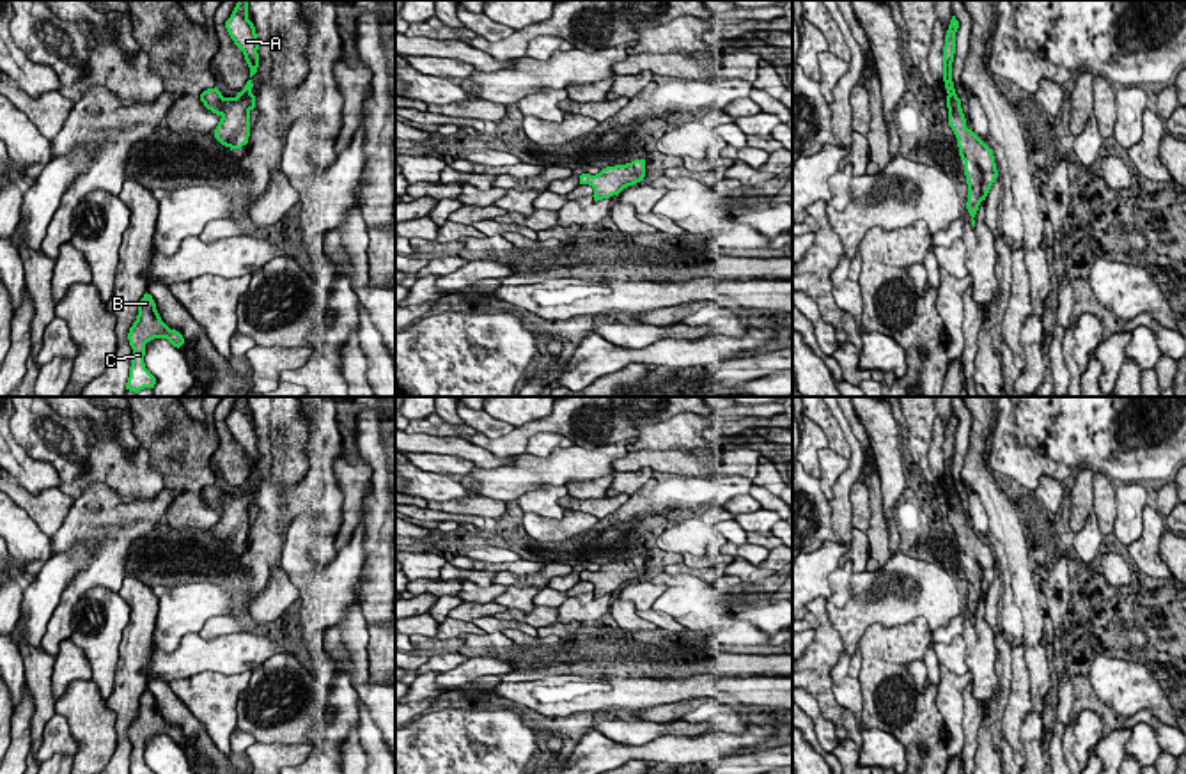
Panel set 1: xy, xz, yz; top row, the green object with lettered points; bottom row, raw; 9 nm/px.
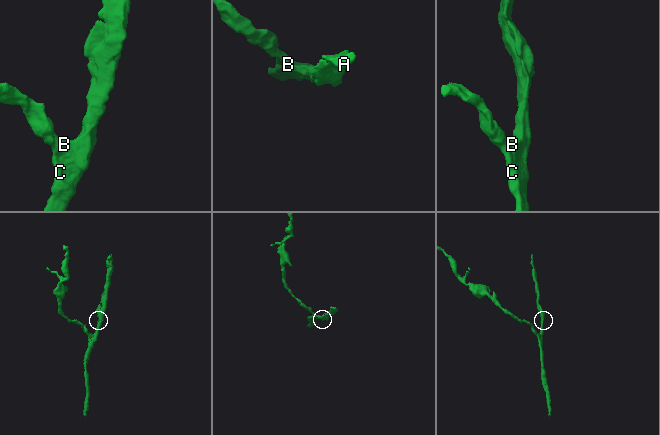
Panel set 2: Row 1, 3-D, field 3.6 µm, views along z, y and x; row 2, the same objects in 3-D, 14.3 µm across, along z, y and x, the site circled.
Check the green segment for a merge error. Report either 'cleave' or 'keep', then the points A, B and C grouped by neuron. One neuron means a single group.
keep; groups A B C

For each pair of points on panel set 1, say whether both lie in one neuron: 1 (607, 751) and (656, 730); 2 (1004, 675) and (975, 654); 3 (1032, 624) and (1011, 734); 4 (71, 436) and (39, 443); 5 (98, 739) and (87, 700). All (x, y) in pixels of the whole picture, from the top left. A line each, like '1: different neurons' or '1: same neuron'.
1: different neurons
2: different neurons
3: different neurons
4: same neuron
5: same neuron

